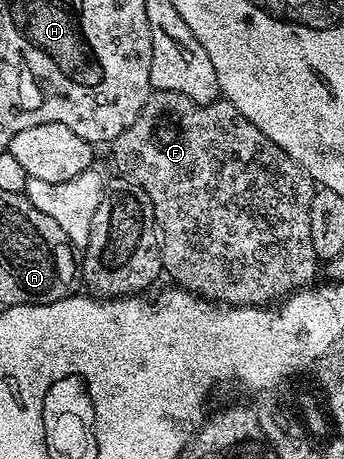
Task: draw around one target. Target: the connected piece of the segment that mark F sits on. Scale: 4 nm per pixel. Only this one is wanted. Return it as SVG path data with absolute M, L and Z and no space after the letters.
M154 91L148 97L144 109L116 137L112 144L114 150L114 163L118 166L117 174L129 183L140 185L144 193L148 193L148 201L154 210L154 221L160 236L162 249L162 269L168 276L171 275L173 282L181 287L183 291L191 291L194 295L201 295L203 299L211 300L219 305L231 307L252 307L255 305L266 305L271 301L281 301L287 295L293 295L304 287L309 287L315 282L314 274L319 274L320 260L316 249L312 249L312 229L310 228L310 206L312 197L316 190L314 178L302 168L280 145L276 145L236 105L232 105L225 97L219 97L212 103L197 103L184 93L172 93L171 91Z

